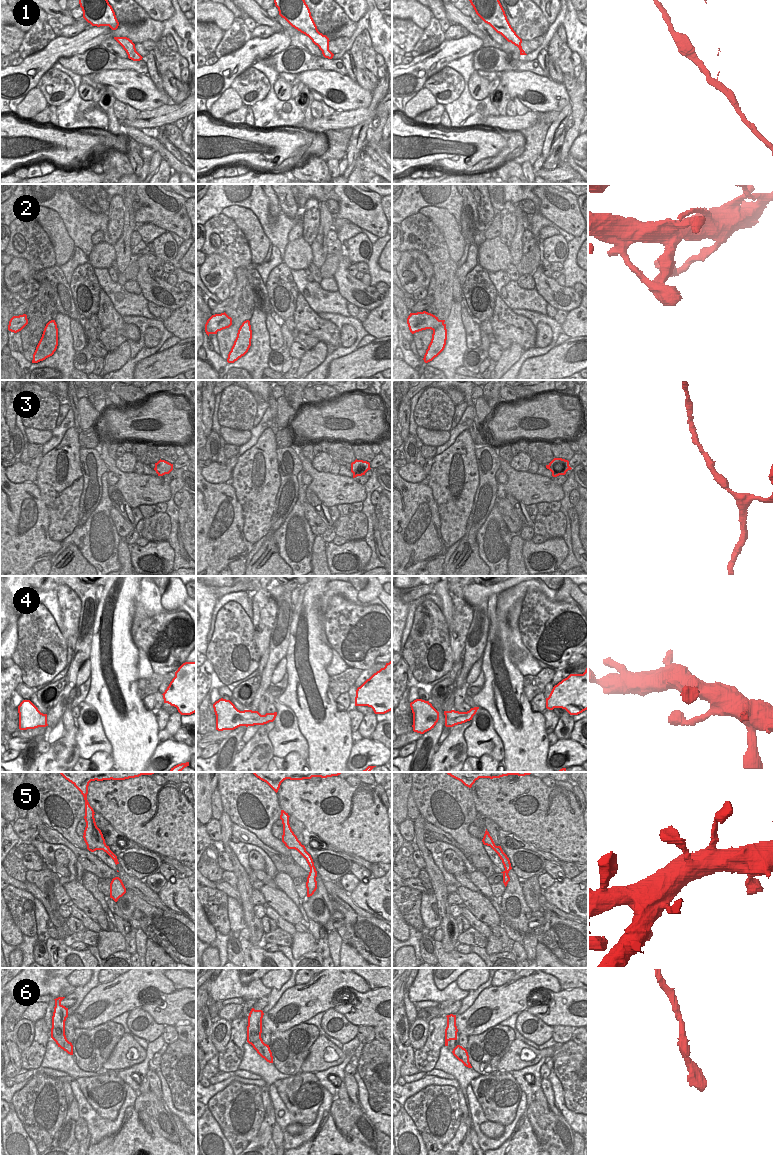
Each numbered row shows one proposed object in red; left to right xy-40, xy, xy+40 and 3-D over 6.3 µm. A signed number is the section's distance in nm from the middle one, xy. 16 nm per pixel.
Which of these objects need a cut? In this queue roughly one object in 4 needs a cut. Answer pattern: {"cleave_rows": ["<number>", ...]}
{"cleave_rows": ["6"]}

